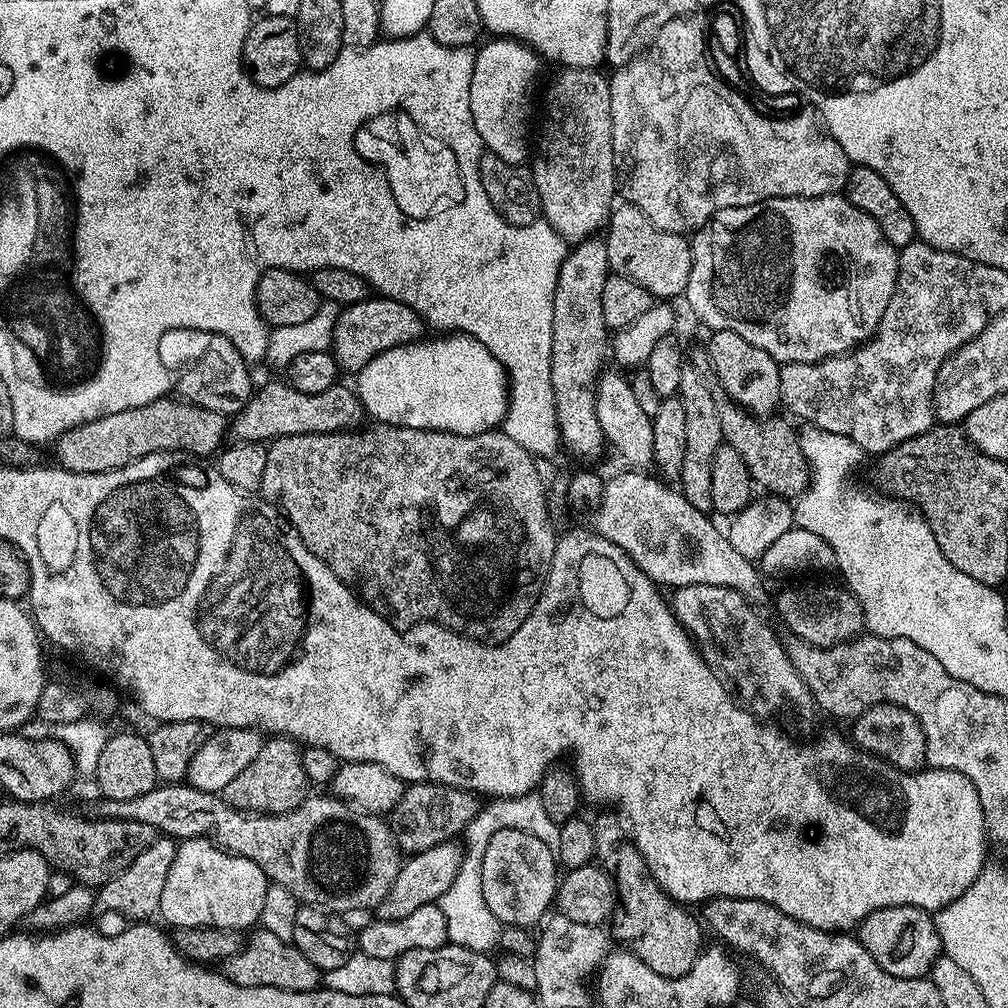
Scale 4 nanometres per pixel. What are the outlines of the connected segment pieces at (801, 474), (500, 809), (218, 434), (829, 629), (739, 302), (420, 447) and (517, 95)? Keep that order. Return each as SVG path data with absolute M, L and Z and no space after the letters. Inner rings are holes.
M736 406L721 409L720 421L725 443L734 447L746 464L747 472L753 483L771 495L783 495L783 490L800 495L811 483L811 471L808 460L802 454L797 429L782 420L772 418L761 420L749 416L745 409Z
M538 794L492 798L481 807L478 815L469 822L462 833L464 847L462 866L454 882L450 882L450 890L446 890L446 894L442 894L438 901L448 927L448 940L475 952L491 953L498 944L494 935L498 922L494 914L490 914L486 898L482 898L482 858L486 854L490 838L494 838L498 830L522 830L522 834L534 834L534 838L542 838L542 843L550 846L552 852L556 853L558 850L560 825L554 822L554 818L550 818L550 814L546 814L542 798Z
M161 398L150 402L146 406L122 410L118 414L103 416L94 422L79 424L70 430L66 430L54 441L56 456L60 459L57 460L59 467L64 468L70 474L94 476L106 474L110 470L127 468L135 460L145 459L155 452L183 452L189 458L205 458L204 456L208 455L211 457L225 443L224 431L226 433L229 431L229 421L220 412L206 410L202 406L189 404L187 401L178 398L175 398L176 400L168 399Z
M800 584L777 594L776 612L795 639L819 648L834 648L857 639L865 631L864 611L858 598L847 586L837 584Z
M847 195L831 196L779 196L763 200L750 206L734 206L726 210L718 210L707 224L695 229L691 237L692 265L690 266L690 282L686 293L686 301L692 312L708 327L708 330L730 330L741 338L746 338L750 346L758 346L758 350L766 350L770 358L782 364L817 364L819 360L829 360L832 356L842 356L854 348L859 348L867 340L876 335L878 322L882 322L882 314L886 314L886 306L890 306L890 298L894 294L894 286L898 278L898 262L900 254L896 247L882 234L878 222L870 218L858 206L848 201Z
M372 427L376 428L369 432L349 430L309 436L279 436L267 445L266 471L262 474L259 495L283 513L308 551L330 566L330 570L345 586L398 630L413 628L416 624L441 624L443 628L479 640L482 644L500 644L510 638L510 634L514 634L514 630L526 622L530 610L534 610L534 602L540 597L548 577L558 539L558 532L552 529L552 520L548 517L548 500L544 497L544 480L536 469L537 461L503 430L463 436L421 428Z
M492 38L489 39L489 44L484 49L479 49L476 52L476 61L474 62L474 74L470 78L470 114L474 118L474 126L478 130L480 140L483 142L485 149L492 152L498 158L502 158L502 162L510 162L511 164L523 165L530 156L530 144L528 148L528 111L532 108L532 83L536 80L536 75L540 72L540 64L542 65L541 57L526 44L520 43L519 40L511 38Z

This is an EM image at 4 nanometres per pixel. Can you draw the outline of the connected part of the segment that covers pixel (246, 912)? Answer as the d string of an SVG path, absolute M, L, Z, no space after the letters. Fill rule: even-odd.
M206 836L181 840L176 845L170 874L166 874L158 916L172 930L230 928L243 931L259 921L269 883L257 863L233 852L225 852Z

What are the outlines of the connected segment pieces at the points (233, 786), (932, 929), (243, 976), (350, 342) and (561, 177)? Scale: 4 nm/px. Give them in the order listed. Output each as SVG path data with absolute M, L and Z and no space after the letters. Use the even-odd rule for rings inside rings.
M273 735L265 739L262 750L254 757L254 762L241 770L222 793L231 808L253 814L277 816L294 810L310 795L310 781L304 769L304 753L297 741L287 736Z
M890 906L879 908L861 920L858 925L860 945L867 950L870 958L898 978L919 980L927 977L932 970L932 963L941 955L940 935L935 919L922 908L914 906Z
M263 930L256 931L253 936L247 937L243 951L223 961L222 971L225 976L230 978L230 982L234 982L238 986L270 986L291 992L314 992L321 987L322 973L320 969L314 966L314 962L310 962L310 958L306 958L306 954L302 954L302 950L298 950L295 944L278 938L278 934L270 934Z
M376 294L357 304L347 305L341 311L337 325L334 326L330 351L345 373L355 374L361 372L366 362L370 362L378 354L397 348L399 344L416 343L425 335L424 331L426 325L414 309L397 300L389 300L386 296Z
M564 68L561 73L549 86L548 97L544 100L544 129L540 132L540 145L537 148L535 145L530 171L538 190L543 219L569 245L575 246L596 234L599 228L601 231L605 227L618 196L610 118L610 86L609 77L594 68Z

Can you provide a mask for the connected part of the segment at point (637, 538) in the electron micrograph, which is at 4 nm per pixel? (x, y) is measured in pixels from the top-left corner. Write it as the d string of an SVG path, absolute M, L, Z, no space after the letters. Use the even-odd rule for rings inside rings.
M620 472L613 480L609 479L604 486L604 497L595 509L595 531L605 539L619 546L633 563L645 572L657 586L669 584L675 590L682 586L705 584L706 586L726 586L736 588L744 596L756 598L760 592L761 573L751 560L742 558L738 550L730 546L727 535L716 529L711 515L698 510L689 502L684 493L669 486L656 476L647 476L644 472Z

